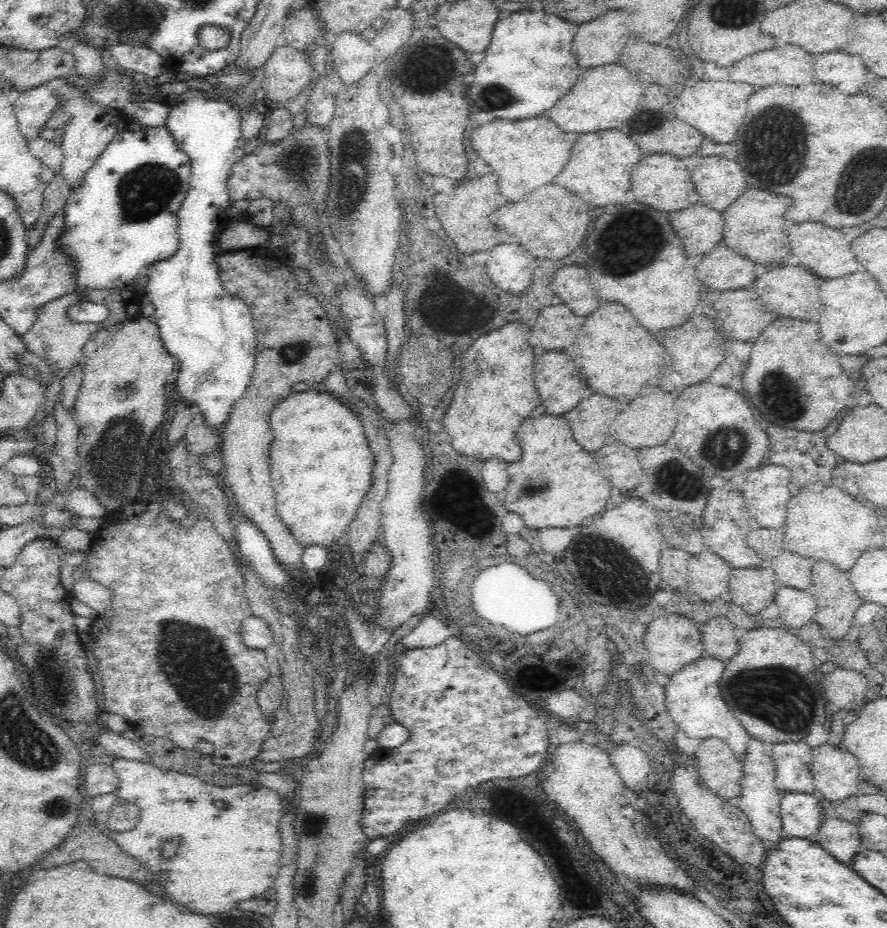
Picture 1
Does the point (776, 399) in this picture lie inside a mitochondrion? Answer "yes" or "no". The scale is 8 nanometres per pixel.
yes

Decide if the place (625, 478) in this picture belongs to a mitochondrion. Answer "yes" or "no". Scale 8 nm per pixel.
no

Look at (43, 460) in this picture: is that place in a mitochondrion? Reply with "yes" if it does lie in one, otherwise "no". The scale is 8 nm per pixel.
no

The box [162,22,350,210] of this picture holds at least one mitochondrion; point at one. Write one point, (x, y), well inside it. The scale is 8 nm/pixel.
(298, 162)

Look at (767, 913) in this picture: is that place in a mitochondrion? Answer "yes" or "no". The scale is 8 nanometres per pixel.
no

